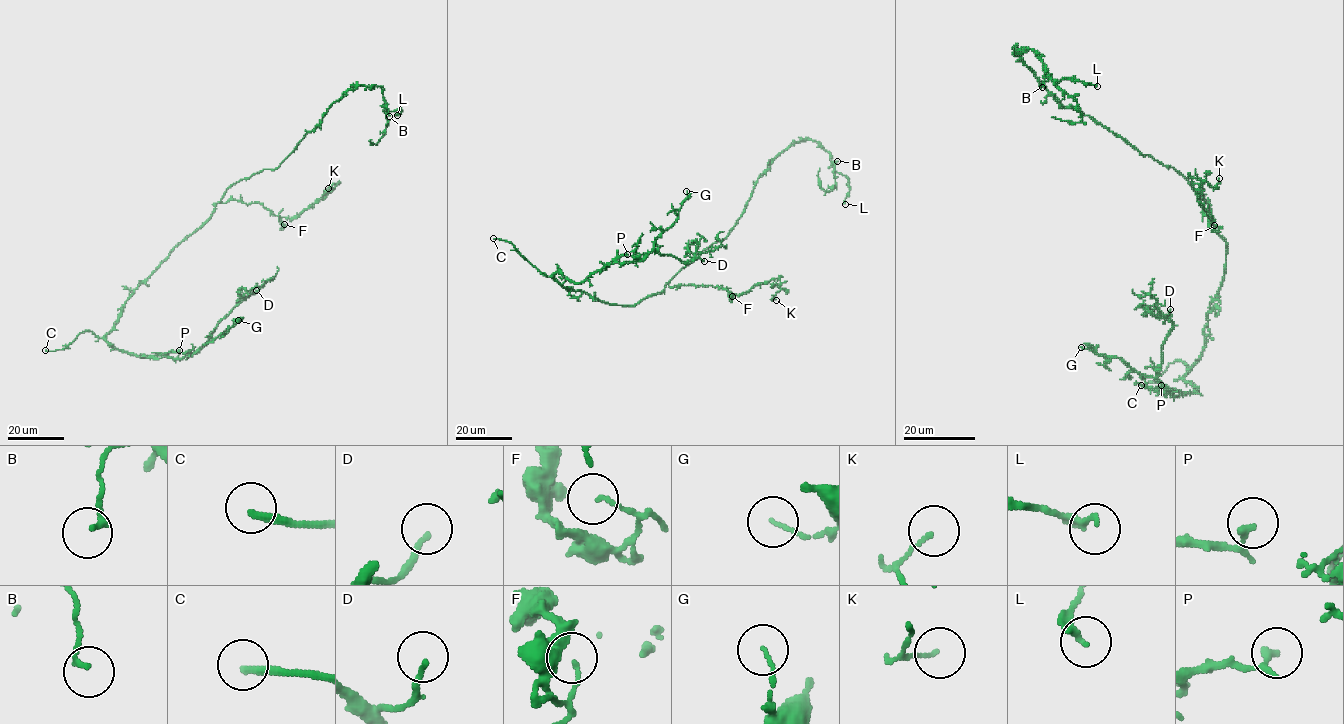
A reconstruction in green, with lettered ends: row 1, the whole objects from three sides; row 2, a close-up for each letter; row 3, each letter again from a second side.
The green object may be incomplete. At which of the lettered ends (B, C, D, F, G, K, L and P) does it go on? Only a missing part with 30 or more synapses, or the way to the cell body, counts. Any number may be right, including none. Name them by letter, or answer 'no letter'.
C

